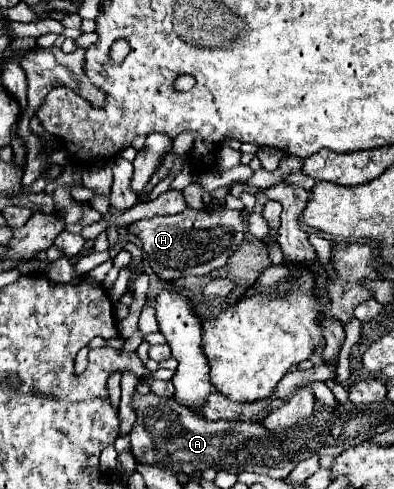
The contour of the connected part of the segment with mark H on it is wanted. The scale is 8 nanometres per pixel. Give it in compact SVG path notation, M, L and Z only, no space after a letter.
M186 209L178 215L170 217L152 217L142 219L126 229L142 241L144 259L150 269L162 281L176 281L188 275L206 275L214 269L226 265L226 261L234 255L244 239L244 217L240 211L222 209L222 211L198 211Z

